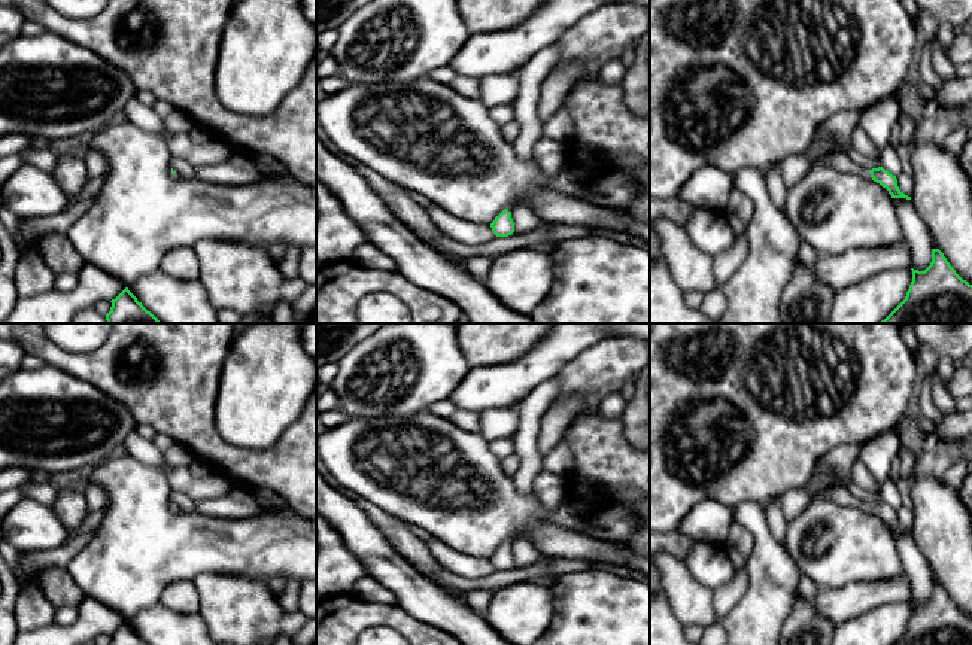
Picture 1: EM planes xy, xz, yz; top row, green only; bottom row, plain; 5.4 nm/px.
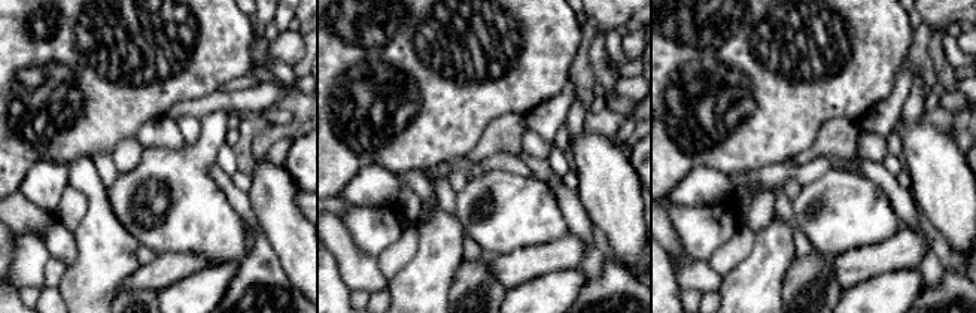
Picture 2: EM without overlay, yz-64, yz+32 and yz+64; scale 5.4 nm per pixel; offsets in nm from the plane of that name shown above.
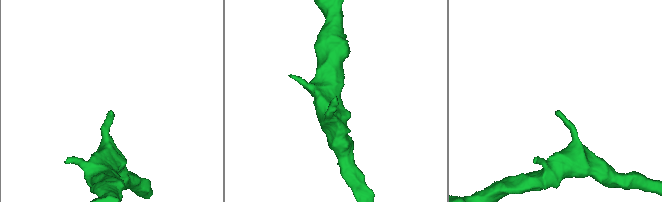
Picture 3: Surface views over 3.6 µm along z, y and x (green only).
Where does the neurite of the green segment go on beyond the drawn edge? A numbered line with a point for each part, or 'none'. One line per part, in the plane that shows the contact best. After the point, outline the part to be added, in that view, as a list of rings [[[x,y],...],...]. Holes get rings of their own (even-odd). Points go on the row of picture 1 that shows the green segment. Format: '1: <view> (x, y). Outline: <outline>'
1: yz (837, 160). Outline: [[[833,152],[823,158],[824,162],[839,171],[844,173],[856,173],[859,176],[863,176],[866,179],[872,179],[869,171],[857,165],[854,161],[851,161],[845,153]]]

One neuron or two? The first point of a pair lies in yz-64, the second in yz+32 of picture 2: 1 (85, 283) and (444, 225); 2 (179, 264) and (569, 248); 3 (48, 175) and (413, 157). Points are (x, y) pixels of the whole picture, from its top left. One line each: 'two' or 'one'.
1: one
2: one
3: two

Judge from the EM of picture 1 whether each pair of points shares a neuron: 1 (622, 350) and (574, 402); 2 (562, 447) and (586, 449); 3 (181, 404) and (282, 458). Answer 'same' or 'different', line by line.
1: different
2: different
3: same

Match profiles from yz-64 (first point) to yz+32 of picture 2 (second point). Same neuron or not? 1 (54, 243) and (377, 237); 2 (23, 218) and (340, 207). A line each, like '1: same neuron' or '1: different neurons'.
1: same neuron
2: same neuron

